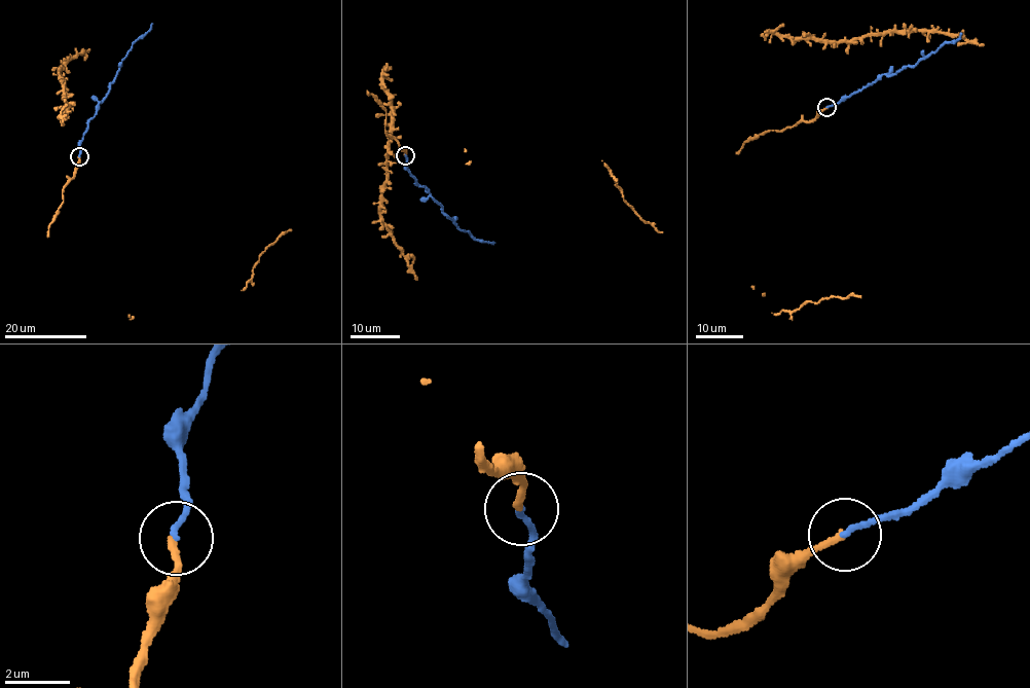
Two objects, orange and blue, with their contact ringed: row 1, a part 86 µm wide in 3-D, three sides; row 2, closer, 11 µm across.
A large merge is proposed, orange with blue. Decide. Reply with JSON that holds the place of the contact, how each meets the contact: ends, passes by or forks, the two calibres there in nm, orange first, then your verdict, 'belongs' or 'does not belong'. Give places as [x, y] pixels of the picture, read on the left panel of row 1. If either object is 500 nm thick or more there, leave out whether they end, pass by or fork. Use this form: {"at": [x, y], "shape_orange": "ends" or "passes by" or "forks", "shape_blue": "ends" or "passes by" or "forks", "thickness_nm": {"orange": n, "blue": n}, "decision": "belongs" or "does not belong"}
{"at": [79, 156], "shape_orange": "ends", "shape_blue": "ends", "thickness_nm": {"orange": 200, "blue": 180}, "decision": "belongs"}

